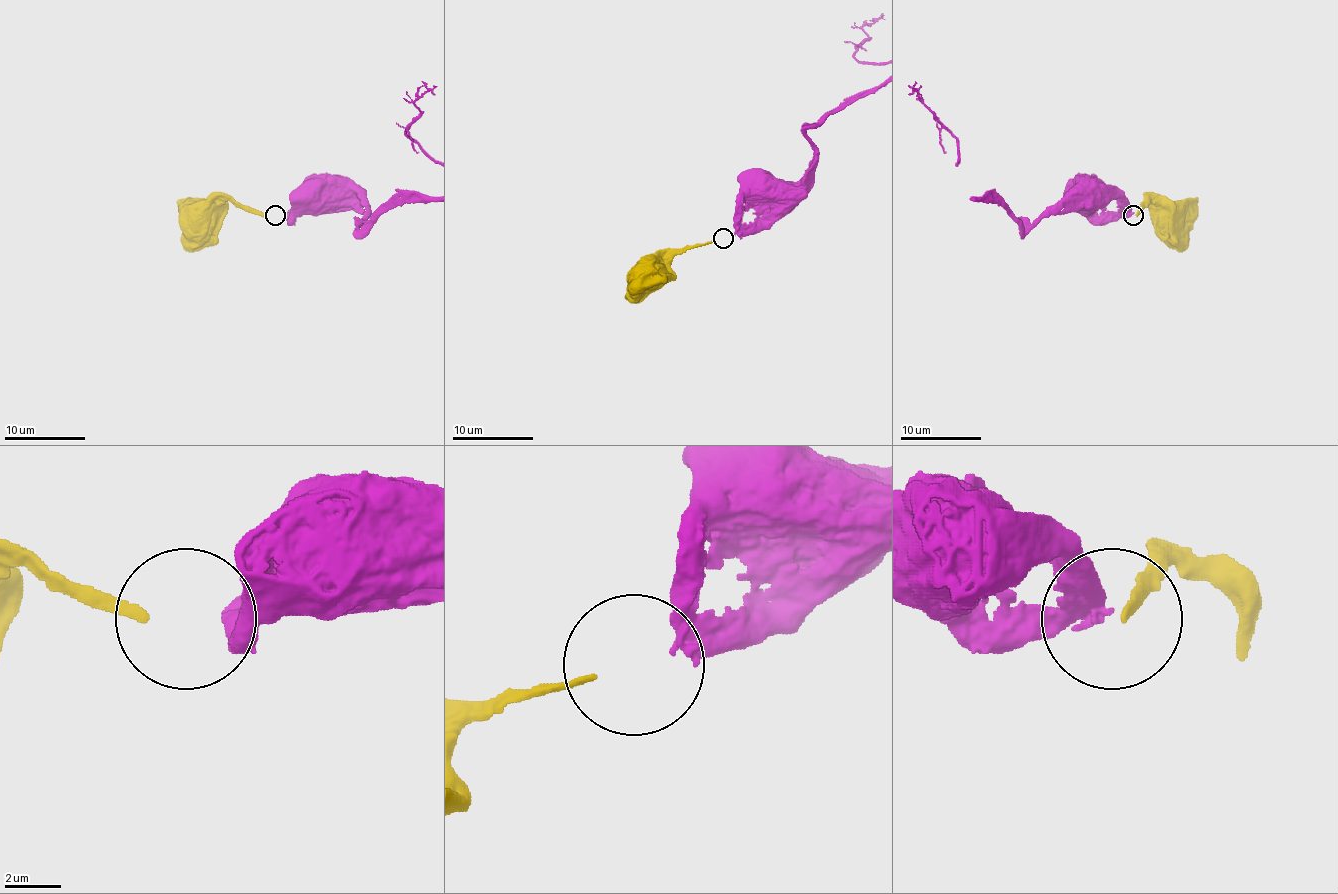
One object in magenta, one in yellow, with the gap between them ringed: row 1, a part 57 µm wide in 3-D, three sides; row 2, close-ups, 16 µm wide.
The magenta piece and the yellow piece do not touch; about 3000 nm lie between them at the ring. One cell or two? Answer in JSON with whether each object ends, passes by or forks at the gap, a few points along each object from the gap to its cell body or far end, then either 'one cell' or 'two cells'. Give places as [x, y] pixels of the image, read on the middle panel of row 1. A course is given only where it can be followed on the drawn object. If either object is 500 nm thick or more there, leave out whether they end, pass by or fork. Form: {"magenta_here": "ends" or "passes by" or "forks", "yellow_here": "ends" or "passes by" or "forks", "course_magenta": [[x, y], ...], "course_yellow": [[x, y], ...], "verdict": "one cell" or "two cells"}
{"magenta_here": "ends", "yellow_here": "ends", "course_magenta": [[733, 235], [737, 215], [745, 207], [745, 195], [755, 185], [763, 187]], "course_yellow": [[713, 241], [684, 249], [674, 255], [652, 282], [650, 277]], "verdict": "two cells"}

